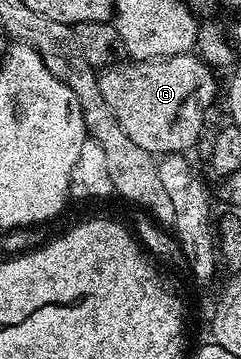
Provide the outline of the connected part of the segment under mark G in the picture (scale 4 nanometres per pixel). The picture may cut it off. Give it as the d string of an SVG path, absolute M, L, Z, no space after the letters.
M184 53L174 57L161 57L158 61L130 60L128 63L110 65L98 76L97 82L107 107L132 142L151 154L164 155L185 153L200 139L201 128L205 125L205 112L212 107L213 100L217 97L217 81L213 78L213 73L214 70L200 56Z

